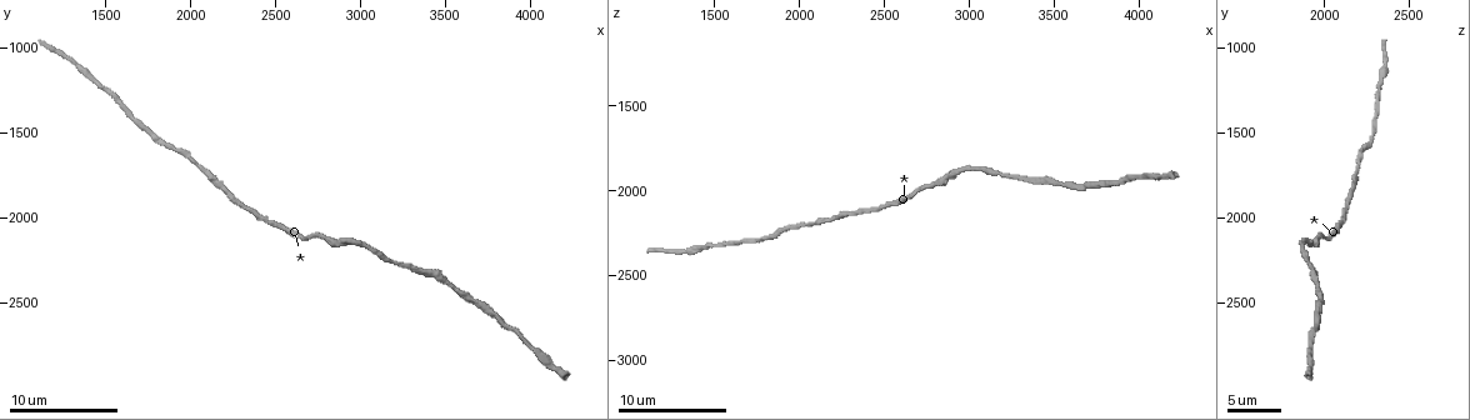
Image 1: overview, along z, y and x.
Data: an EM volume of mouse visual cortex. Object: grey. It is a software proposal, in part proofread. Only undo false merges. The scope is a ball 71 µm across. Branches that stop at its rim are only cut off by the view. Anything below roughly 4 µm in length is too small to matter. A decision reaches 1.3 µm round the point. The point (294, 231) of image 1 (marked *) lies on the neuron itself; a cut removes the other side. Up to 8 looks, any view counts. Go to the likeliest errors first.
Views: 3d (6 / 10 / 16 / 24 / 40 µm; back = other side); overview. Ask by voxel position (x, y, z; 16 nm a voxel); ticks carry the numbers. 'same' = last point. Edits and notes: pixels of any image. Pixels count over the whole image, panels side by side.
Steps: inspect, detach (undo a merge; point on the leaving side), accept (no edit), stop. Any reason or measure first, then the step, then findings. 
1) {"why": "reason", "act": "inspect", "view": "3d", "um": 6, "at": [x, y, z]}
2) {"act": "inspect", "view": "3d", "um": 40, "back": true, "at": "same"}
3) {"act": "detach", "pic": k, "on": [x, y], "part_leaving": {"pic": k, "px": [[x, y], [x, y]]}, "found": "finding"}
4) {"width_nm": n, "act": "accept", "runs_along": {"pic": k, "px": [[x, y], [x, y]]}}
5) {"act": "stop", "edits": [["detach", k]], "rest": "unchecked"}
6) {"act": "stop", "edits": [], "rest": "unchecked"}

{"why": "calibre changes", "act": "inspect", "view": "3d", "um": 10, "at": [2000, 1640, 2200]}

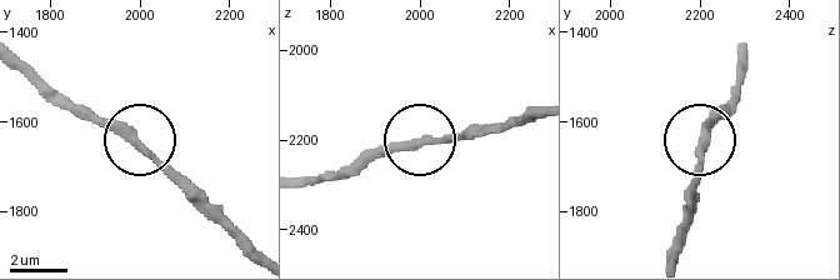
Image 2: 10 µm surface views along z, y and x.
{"act": "accept", "runs_along": {"pic": 2, "px": [[536, 115], [385, 144], [366, 156]]}, "found": "all the same neuron"}

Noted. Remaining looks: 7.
{"act": "inspect", "view": "3d", "um": 6, "at": [1420, 1200, 2320]}

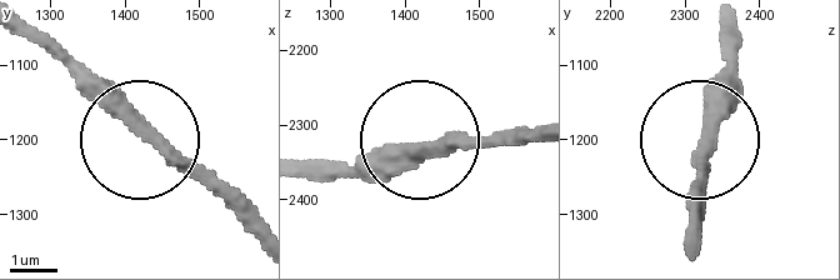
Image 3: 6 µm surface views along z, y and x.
{"act": "inspect", "view": "3d", "um": 6, "back": true, "at": [1430, 1195, 2335]}

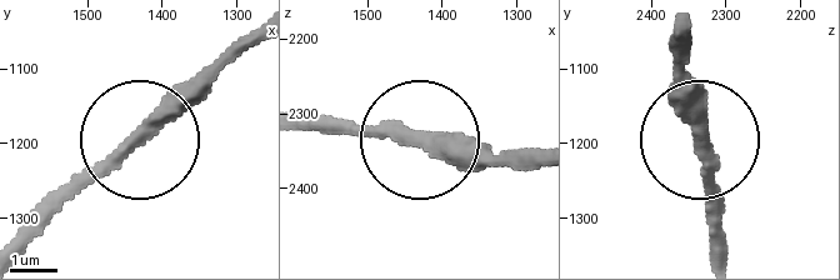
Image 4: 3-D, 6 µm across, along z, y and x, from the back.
{"act": "accept", "runs_along": {"pic": 4, "px": [[721, 243], [685, 56]]}, "found": "continuous, no second neuron"}

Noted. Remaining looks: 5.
{"why": "thick turns thin", "act": "inspect", "view": "3d", "um": 16, "at": [3300, 2280, 1920]}

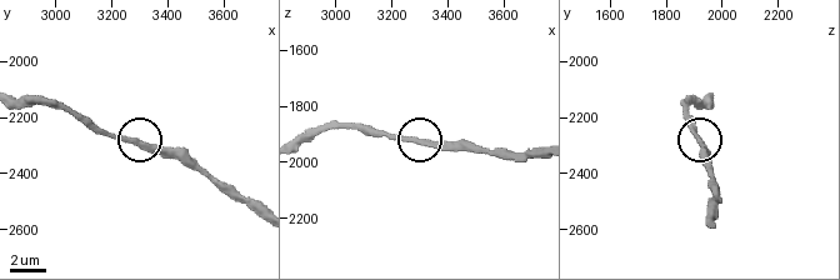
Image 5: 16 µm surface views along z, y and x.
{"act": "inspect", "view": "3d", "um": 16, "back": true, "at": [3280, 2280, 1920]}

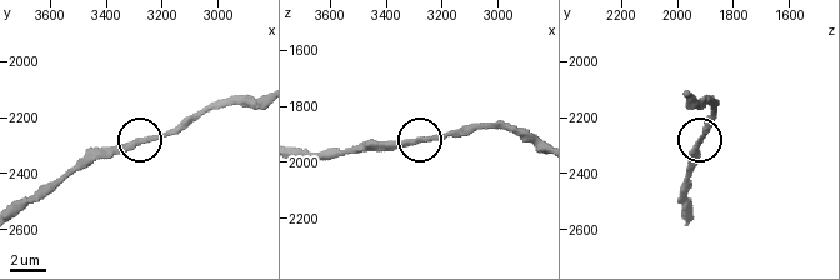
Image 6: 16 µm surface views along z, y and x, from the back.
{"act": "accept", "runs_along": {"pic": 6, "px": [[259, 98], [205, 108], [165, 131], [95, 148]]}, "found": "one neuron here"}

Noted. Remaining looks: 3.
{"why": "thick turns thin", "act": "inspect", "view": "3d", "um": 16, "at": [2940, 2120, 1900]}

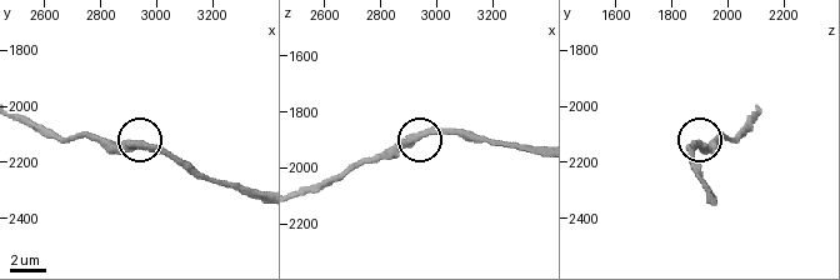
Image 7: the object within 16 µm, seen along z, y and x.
{"act": "accept", "runs_along": {"pic": 7, "px": [[49, 130], [70, 139], [141, 140], [190, 161]]}, "found": "one neuron here"}

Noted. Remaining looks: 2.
{"act": "stop", "edits": [], "rest": "unchecked"}

